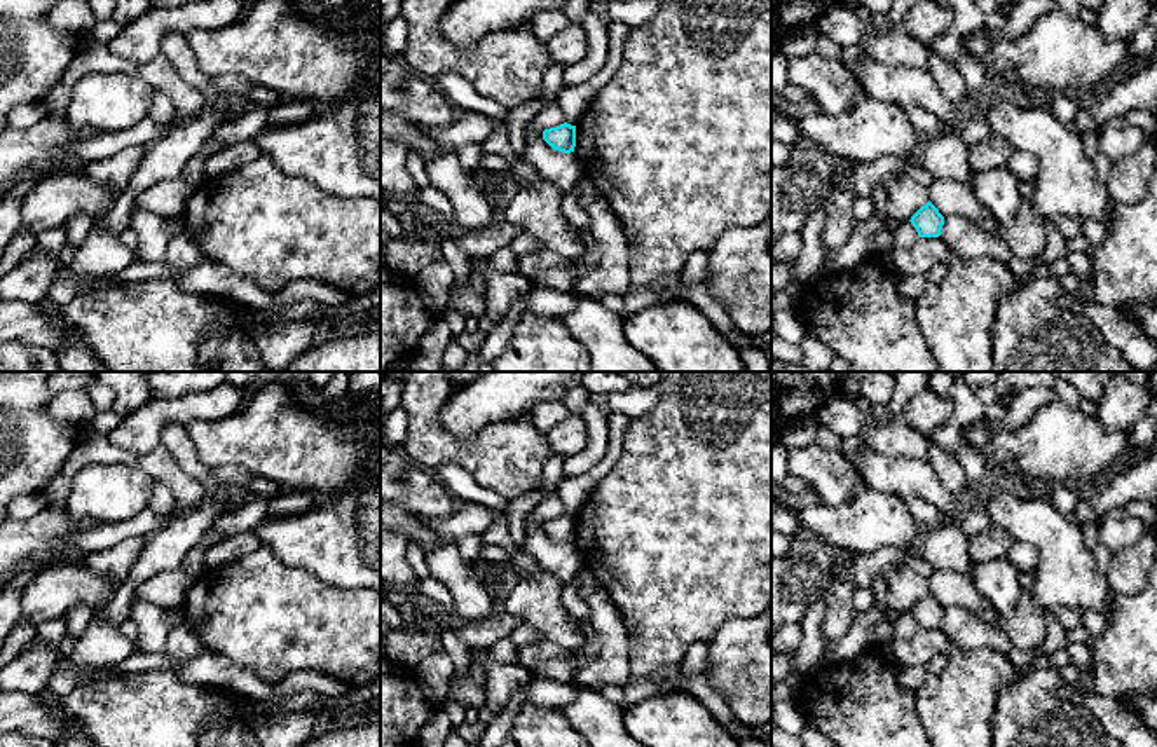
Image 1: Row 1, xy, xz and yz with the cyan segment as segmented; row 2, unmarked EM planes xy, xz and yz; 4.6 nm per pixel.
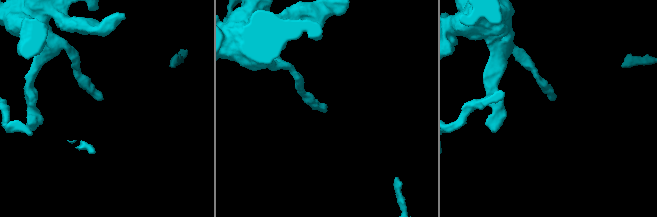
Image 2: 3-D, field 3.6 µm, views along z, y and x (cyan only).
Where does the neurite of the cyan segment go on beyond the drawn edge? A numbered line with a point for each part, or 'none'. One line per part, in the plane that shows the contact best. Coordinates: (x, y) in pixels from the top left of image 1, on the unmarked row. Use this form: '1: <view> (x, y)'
none

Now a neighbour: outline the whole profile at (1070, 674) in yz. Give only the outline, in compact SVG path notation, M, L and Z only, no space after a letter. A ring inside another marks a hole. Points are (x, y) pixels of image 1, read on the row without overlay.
M1068 663L1059 670L1063 682L1068 684L1073 693L1071 693L1071 702L1075 705L1084 705L1085 703L1085 695L1077 688L1078 677L1080 677L1080 668L1073 663Z

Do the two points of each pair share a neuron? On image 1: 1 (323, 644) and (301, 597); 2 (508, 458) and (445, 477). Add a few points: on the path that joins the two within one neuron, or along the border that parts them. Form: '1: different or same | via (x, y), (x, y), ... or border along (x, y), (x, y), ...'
1: same | via (318, 632), (301, 615), (301, 609)
2: different | border along (431, 468), (456, 463), (480, 486), (499, 493)

